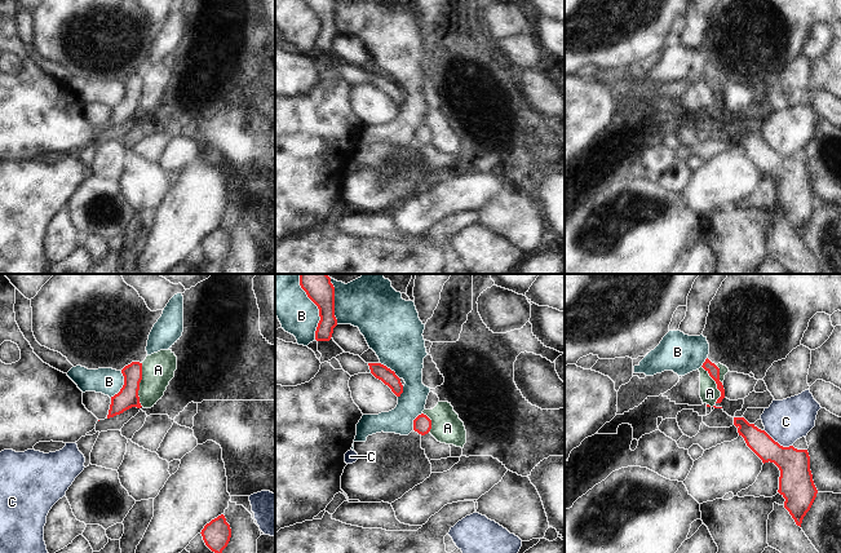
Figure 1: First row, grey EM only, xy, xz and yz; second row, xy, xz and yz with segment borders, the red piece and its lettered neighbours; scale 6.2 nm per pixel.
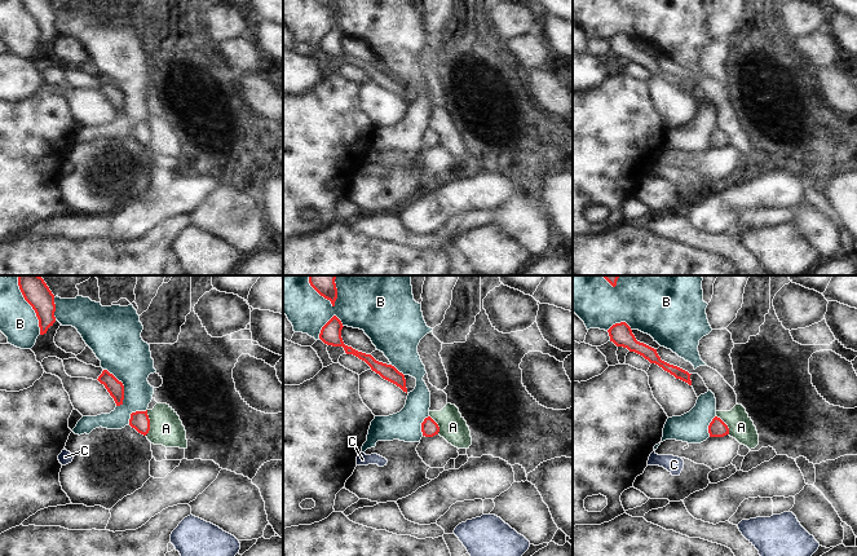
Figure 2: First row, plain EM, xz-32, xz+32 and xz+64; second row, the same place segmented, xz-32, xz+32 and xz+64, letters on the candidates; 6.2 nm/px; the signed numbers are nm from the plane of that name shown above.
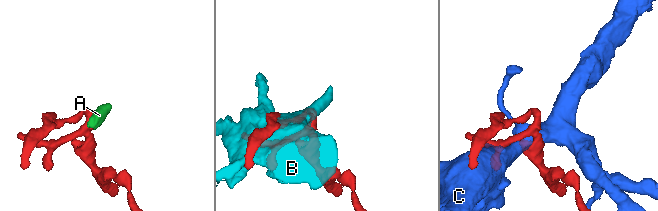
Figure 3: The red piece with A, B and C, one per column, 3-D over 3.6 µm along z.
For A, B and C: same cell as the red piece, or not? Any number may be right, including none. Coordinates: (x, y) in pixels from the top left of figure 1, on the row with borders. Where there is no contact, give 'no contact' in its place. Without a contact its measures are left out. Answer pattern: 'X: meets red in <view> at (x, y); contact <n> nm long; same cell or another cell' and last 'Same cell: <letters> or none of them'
A: meets red in xy at (138, 385); contact 280 nm long; another cell
B: meets red in xz at (317, 305); contact 420 nm long; another cell
C: meets red in yz at (777, 442); contact 200 nm long; another cell
Same cell: none of them

